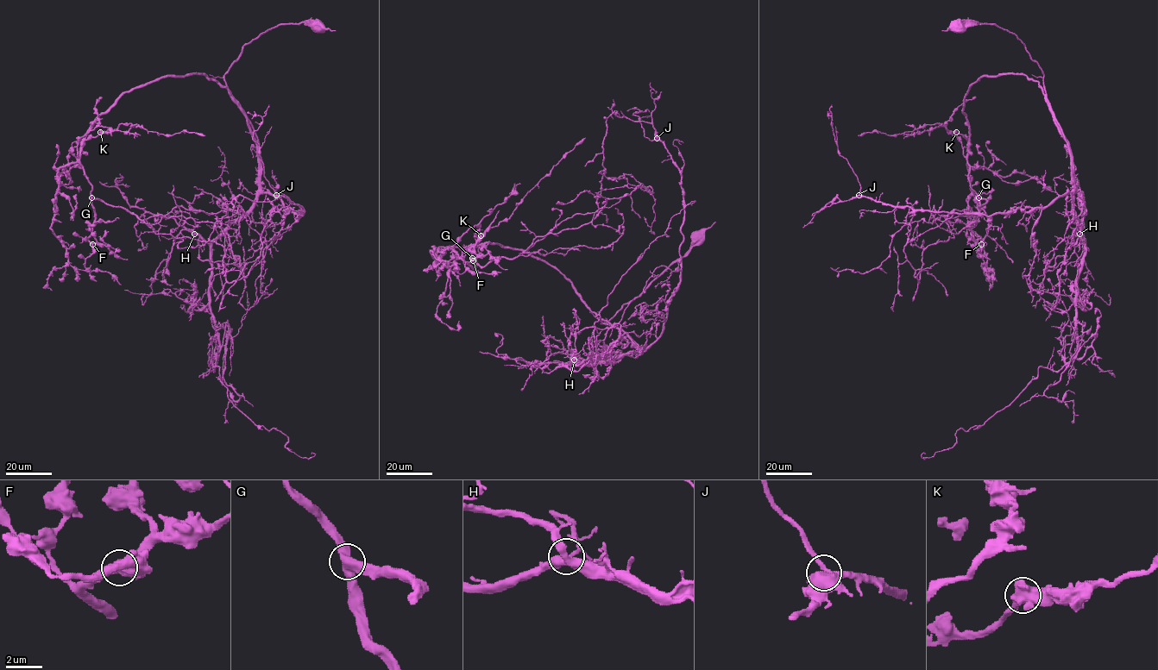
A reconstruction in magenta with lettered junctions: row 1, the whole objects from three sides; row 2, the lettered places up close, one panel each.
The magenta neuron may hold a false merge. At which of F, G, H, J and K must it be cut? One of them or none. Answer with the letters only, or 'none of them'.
G

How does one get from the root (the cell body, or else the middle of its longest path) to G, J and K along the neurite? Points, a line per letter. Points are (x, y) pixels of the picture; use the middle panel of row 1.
G: (697, 237), (683, 257), (607, 323), (556, 269), (527, 252), (487, 243), (460, 247), (471, 249), (472, 258)
J: (697, 237), (605, 322), (620, 328), (641, 352), (661, 335), (681, 272), (681, 172), (657, 138)
K: (697, 237), (683, 257), (605, 323), (563, 274), (527, 252), (487, 243), (465, 248), (481, 235)

